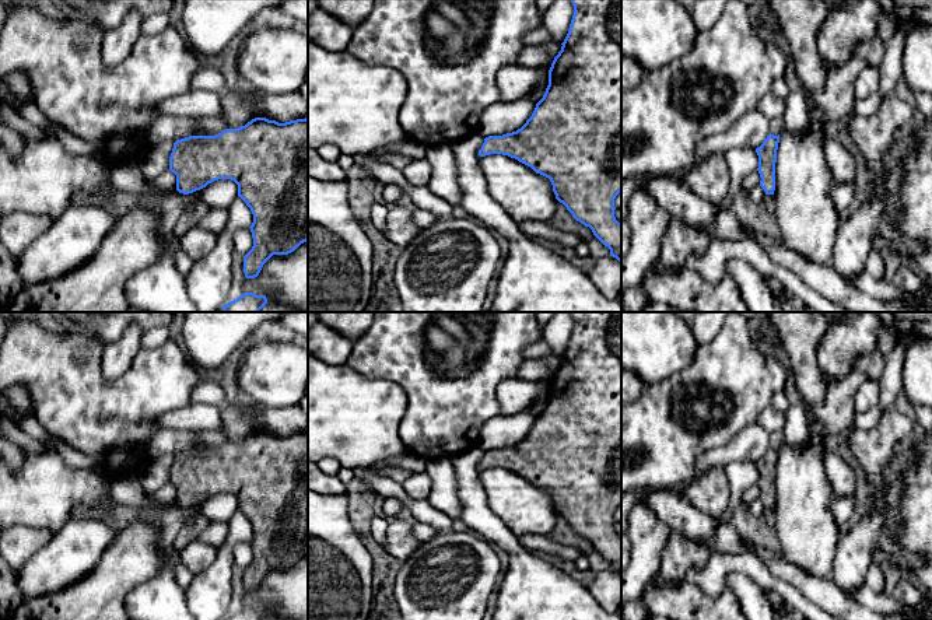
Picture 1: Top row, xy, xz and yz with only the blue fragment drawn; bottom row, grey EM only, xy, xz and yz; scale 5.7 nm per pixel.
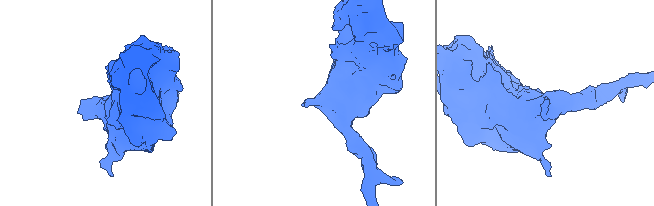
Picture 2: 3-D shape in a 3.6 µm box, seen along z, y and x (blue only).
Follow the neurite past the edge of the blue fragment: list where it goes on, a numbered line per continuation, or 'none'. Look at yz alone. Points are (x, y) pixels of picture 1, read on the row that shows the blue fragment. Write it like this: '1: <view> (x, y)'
none

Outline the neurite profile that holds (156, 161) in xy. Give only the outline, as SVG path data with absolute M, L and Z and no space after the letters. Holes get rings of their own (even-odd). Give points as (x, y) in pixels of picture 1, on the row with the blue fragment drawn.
M162 141L153 144L143 158L137 162L141 172L150 178L157 178L169 171L169 157L174 143Z

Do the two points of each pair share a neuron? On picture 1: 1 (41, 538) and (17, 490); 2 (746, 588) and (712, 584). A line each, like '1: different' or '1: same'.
1: different
2: different

